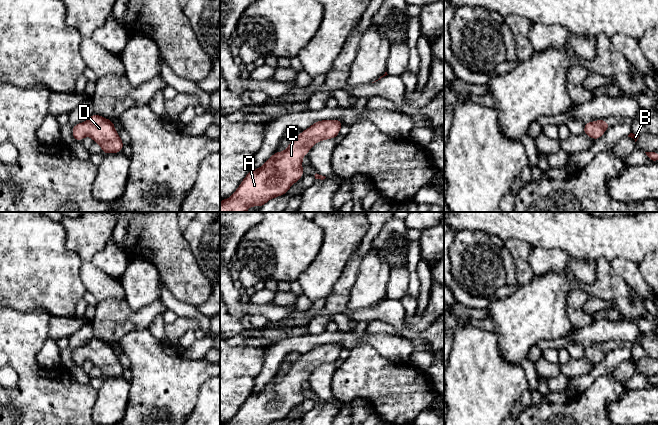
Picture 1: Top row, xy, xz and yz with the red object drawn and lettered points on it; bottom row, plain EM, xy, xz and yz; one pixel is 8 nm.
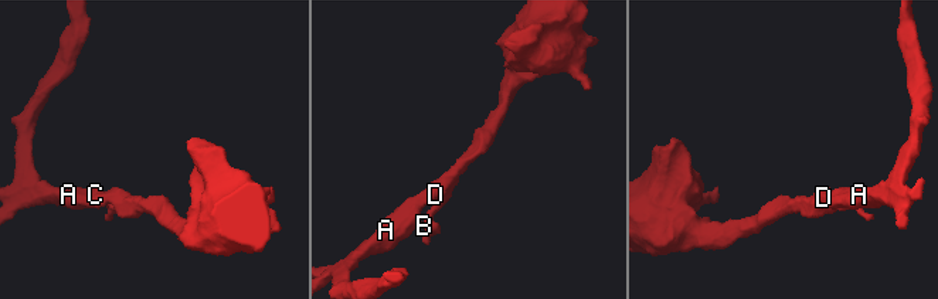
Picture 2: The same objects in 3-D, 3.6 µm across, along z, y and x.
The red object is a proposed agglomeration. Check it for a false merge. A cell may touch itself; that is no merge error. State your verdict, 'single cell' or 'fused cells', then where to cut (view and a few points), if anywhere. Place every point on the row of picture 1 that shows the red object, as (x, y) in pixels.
single cell | no cut

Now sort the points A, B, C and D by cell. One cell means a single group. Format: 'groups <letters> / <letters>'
groups A B C D

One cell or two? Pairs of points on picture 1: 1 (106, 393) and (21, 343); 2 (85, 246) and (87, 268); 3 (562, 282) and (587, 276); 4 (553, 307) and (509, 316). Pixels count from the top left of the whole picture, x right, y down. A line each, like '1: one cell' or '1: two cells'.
1: two cells
2: two cells
3: two cells
4: one cell

